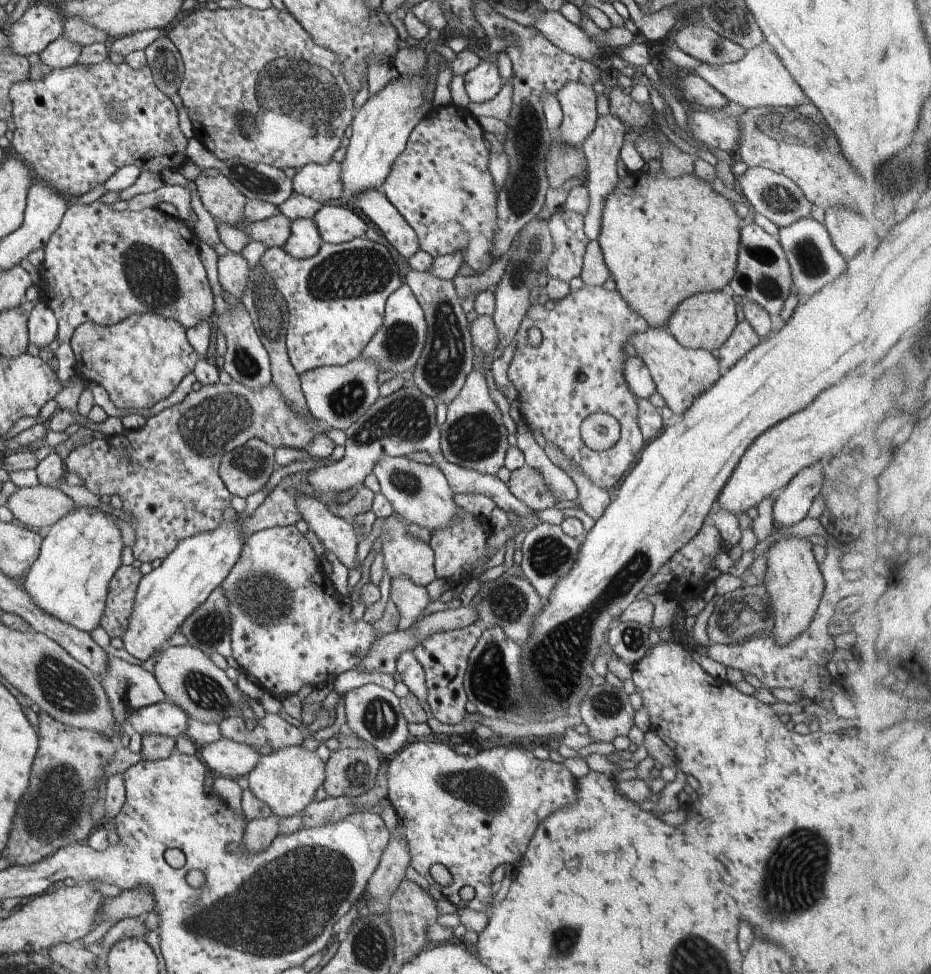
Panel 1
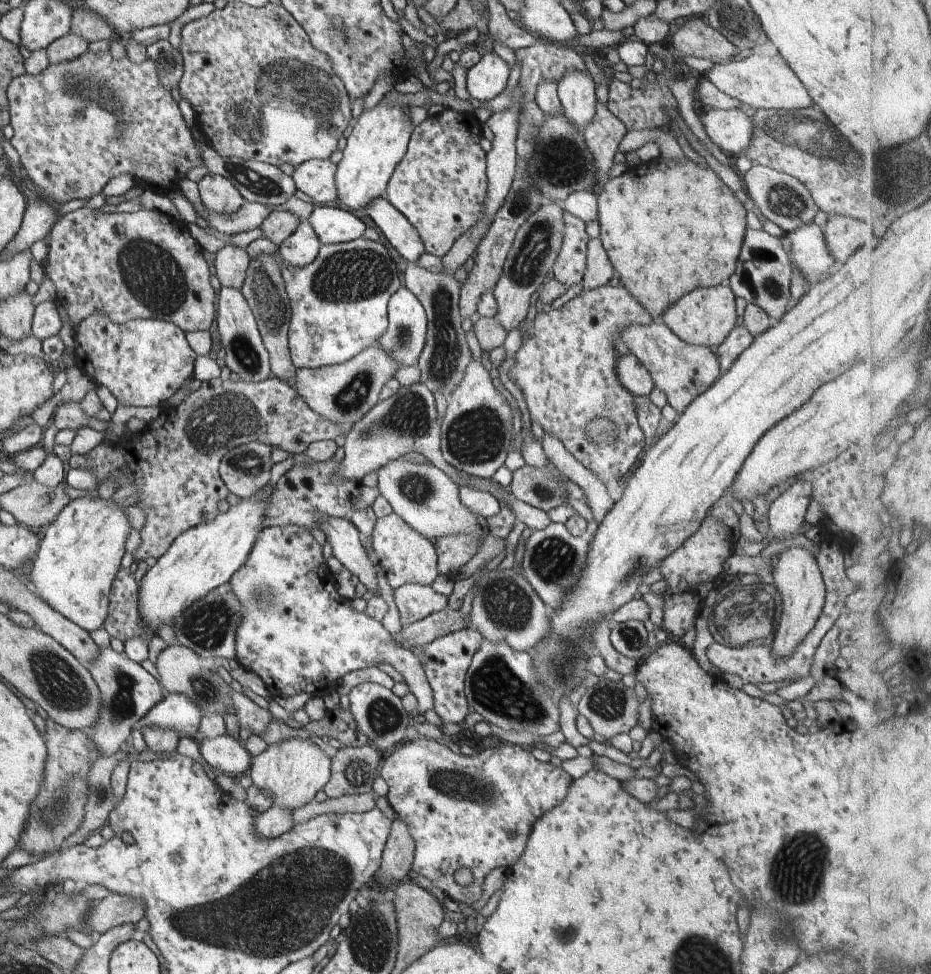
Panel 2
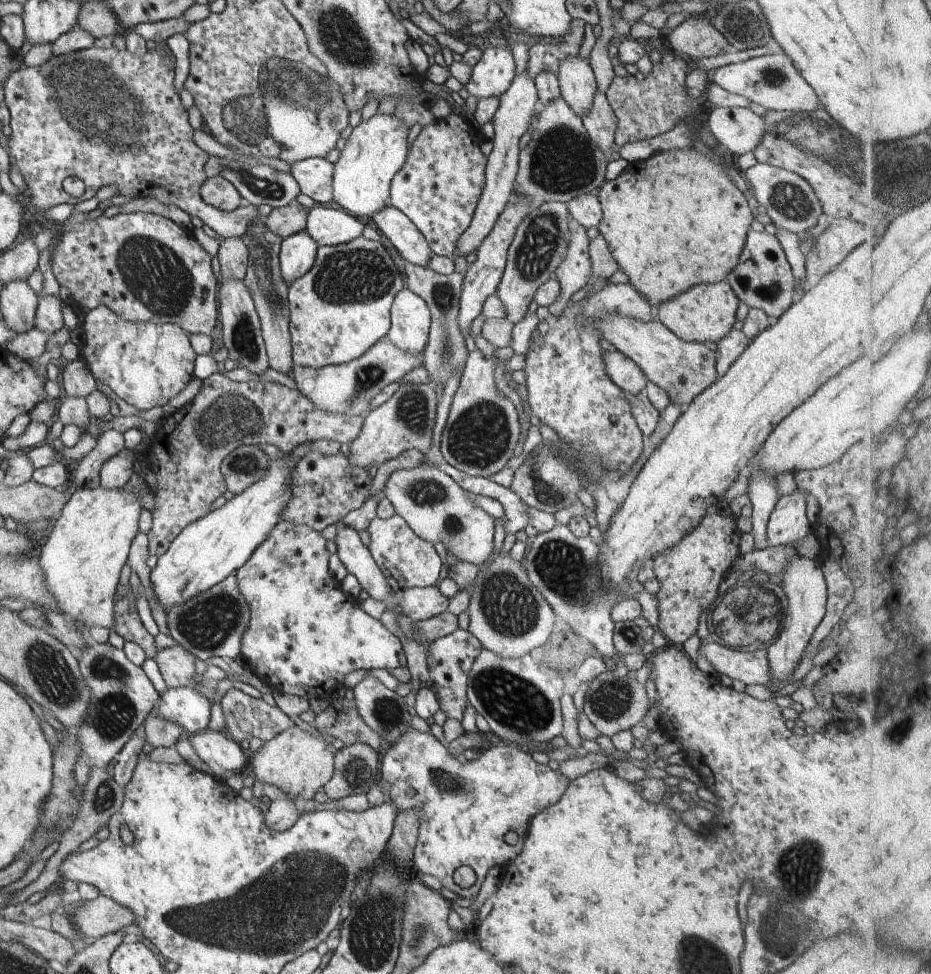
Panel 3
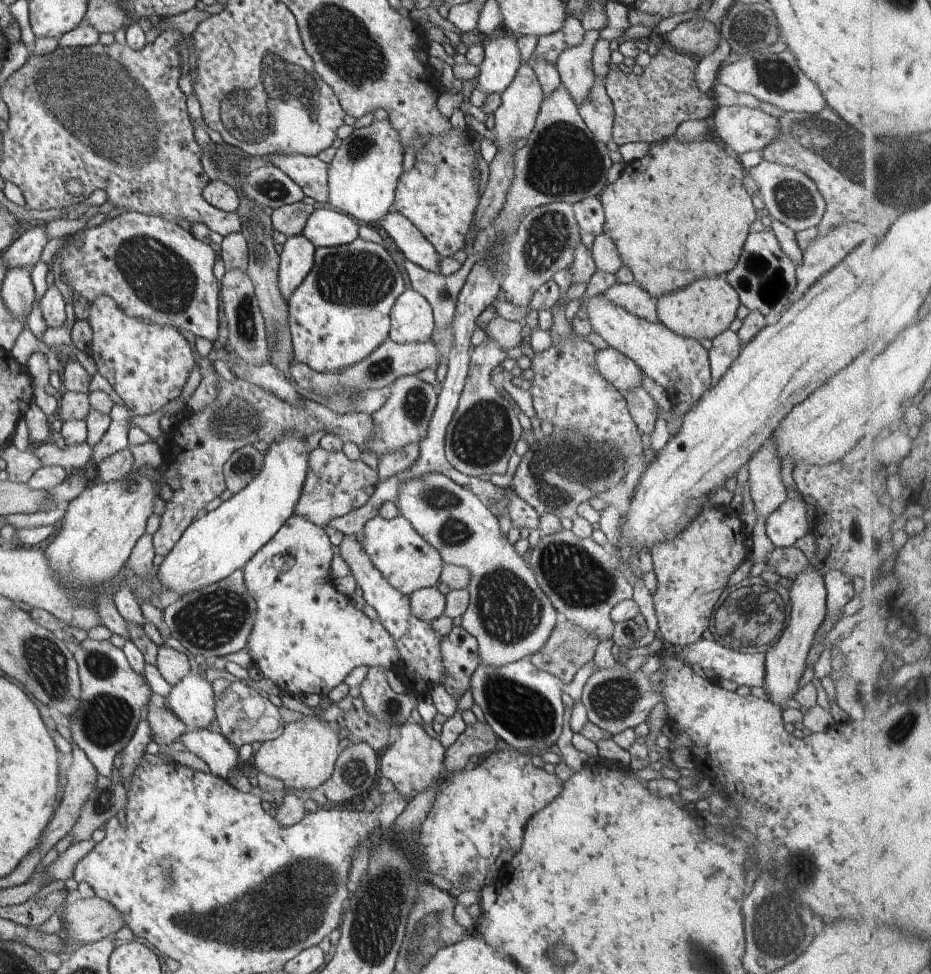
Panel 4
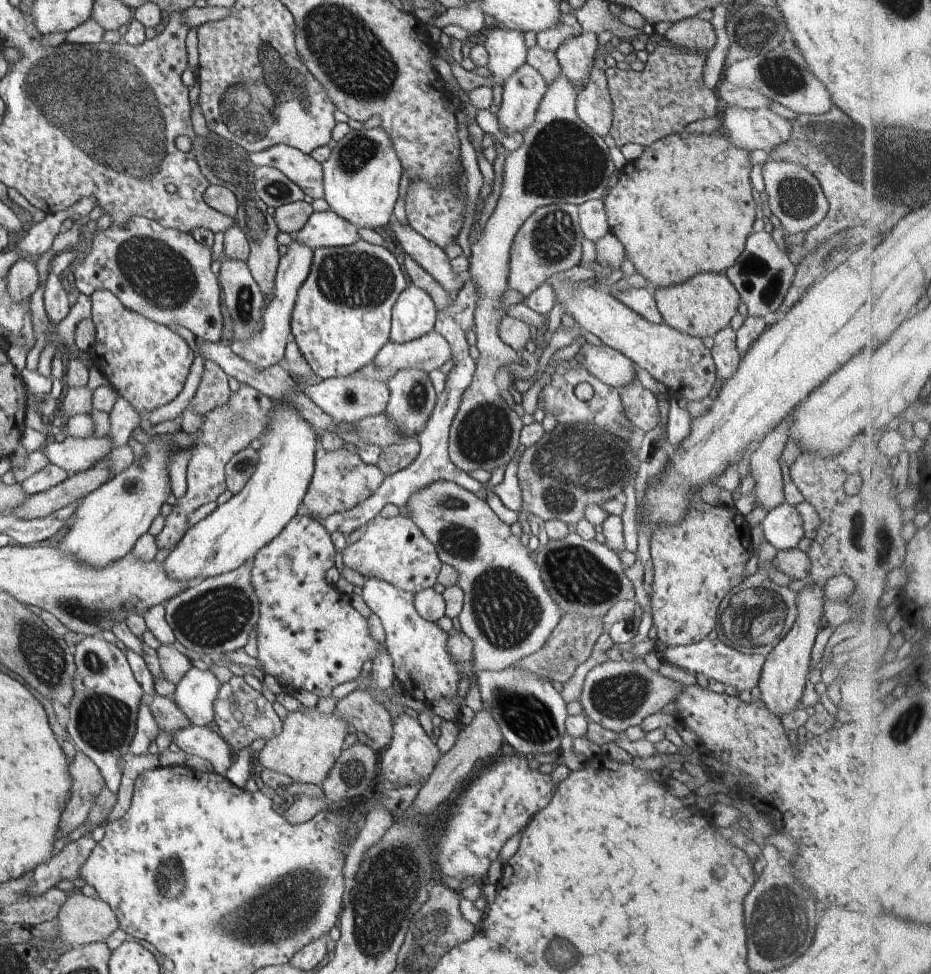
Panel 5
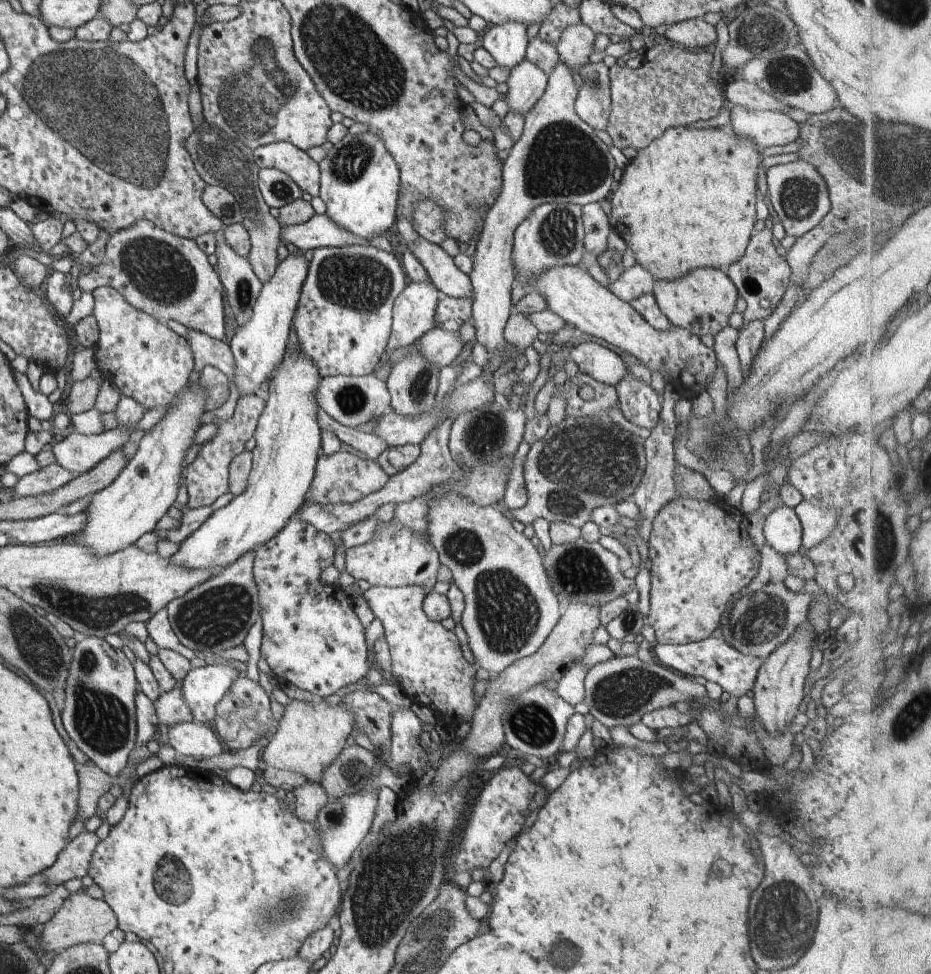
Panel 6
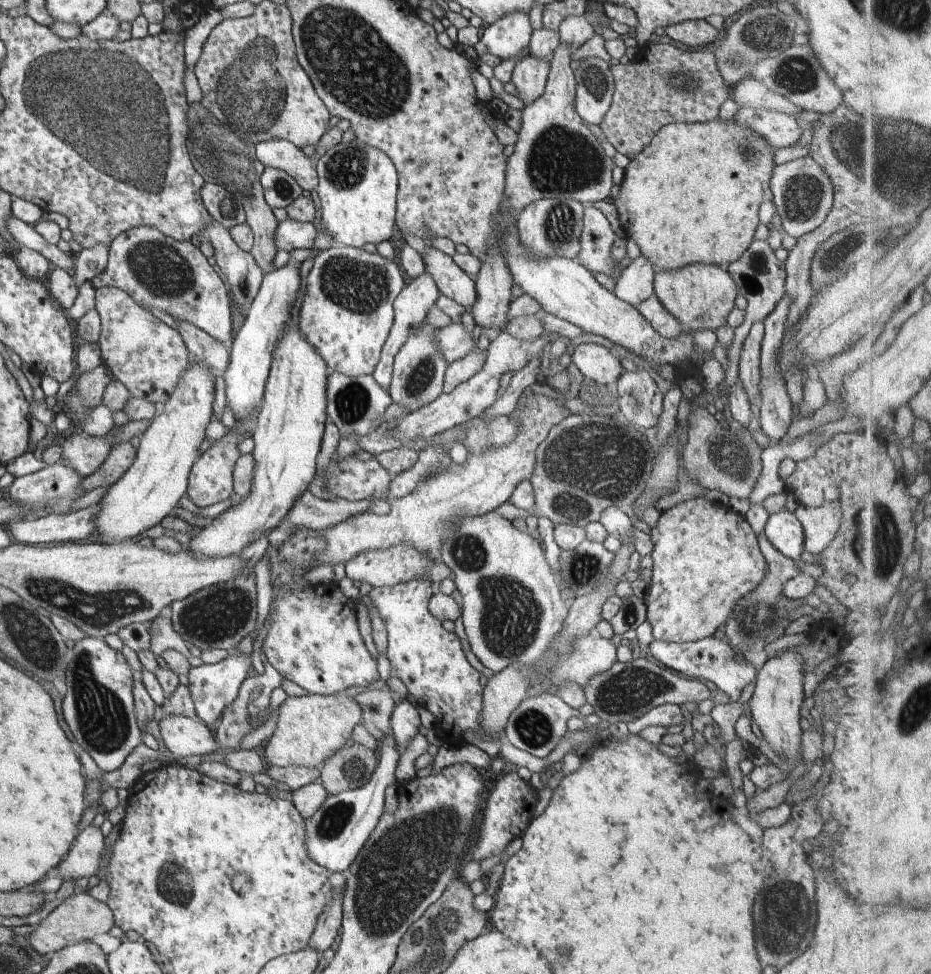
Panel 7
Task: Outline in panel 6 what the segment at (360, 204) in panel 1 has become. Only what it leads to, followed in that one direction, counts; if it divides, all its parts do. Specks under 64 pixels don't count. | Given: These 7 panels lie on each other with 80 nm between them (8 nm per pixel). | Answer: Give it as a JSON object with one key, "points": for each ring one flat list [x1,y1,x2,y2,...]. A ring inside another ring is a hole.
{"points":[[418,237,408,243,410,251,423,264,433,285,450,297,462,298,472,296,469,275,464,274,440,245]]}

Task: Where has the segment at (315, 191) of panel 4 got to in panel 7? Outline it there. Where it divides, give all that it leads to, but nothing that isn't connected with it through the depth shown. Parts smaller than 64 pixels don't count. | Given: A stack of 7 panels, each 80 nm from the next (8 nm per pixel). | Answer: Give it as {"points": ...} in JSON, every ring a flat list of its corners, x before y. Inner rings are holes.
{"points":[[272,139,256,143,256,158,265,167,274,167,287,172,304,189,317,190,319,176,314,162,307,157,301,148,286,139]]}

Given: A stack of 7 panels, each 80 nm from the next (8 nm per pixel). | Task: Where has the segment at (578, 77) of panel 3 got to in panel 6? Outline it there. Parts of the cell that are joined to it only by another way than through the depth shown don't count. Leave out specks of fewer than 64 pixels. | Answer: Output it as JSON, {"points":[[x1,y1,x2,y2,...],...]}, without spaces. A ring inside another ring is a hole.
{"points":[[584,23,570,25,564,29,556,44,559,58,578,76,578,71,589,62,588,56,594,52,595,32]]}

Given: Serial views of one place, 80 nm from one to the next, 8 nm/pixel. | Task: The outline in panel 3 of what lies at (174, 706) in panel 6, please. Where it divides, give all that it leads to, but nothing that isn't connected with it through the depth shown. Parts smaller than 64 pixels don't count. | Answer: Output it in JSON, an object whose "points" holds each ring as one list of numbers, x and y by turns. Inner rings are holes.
{"points":[[159,698,141,727,145,742,154,748,160,748,160,746,174,747,178,739,186,735,186,731,179,724,167,721,157,715,158,702]]}

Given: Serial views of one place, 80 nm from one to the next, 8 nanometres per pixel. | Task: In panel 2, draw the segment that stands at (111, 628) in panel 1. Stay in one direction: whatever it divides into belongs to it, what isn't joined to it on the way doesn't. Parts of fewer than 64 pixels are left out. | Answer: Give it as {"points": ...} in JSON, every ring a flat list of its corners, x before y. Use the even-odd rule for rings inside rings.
{"points":[[120,568,110,589,109,609,103,624,111,638,128,640,138,635,138,629,140,635,143,635,138,599,139,589,134,574,130,569]]}

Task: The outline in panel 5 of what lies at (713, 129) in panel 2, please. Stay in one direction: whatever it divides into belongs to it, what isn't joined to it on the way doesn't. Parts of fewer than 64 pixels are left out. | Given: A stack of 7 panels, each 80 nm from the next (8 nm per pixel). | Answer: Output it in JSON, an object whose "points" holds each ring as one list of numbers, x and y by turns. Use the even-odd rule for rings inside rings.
{"points":[[723,106,719,118,722,132,739,149,749,151,760,149,770,151,786,142,791,135,792,124,768,108,747,109]]}

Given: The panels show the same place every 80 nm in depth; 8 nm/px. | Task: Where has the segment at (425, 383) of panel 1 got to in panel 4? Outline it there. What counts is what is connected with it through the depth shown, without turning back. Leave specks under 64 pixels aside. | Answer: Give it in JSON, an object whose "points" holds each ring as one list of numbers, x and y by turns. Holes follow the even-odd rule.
{"points":[[406,260,405,264,406,272,410,278,412,289,418,292,420,295,426,298,426,301,430,303,433,308,433,317,435,320,433,326,433,333,431,341,436,345,439,352,440,364,444,363,448,365,449,354,455,345,455,334,453,331,453,318,457,307,458,297,461,288,464,286,466,277,468,276,470,265,464,264,460,269,451,275,442,275,434,271,426,270,413,262]]}

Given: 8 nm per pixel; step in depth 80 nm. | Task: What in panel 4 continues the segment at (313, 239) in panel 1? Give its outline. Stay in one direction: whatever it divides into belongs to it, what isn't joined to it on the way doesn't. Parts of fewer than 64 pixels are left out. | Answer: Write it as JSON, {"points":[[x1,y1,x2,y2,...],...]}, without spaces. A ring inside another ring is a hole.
{"points":[[303,235,287,237,279,260,279,289,289,300,296,287,306,278,315,259,315,246]]}

